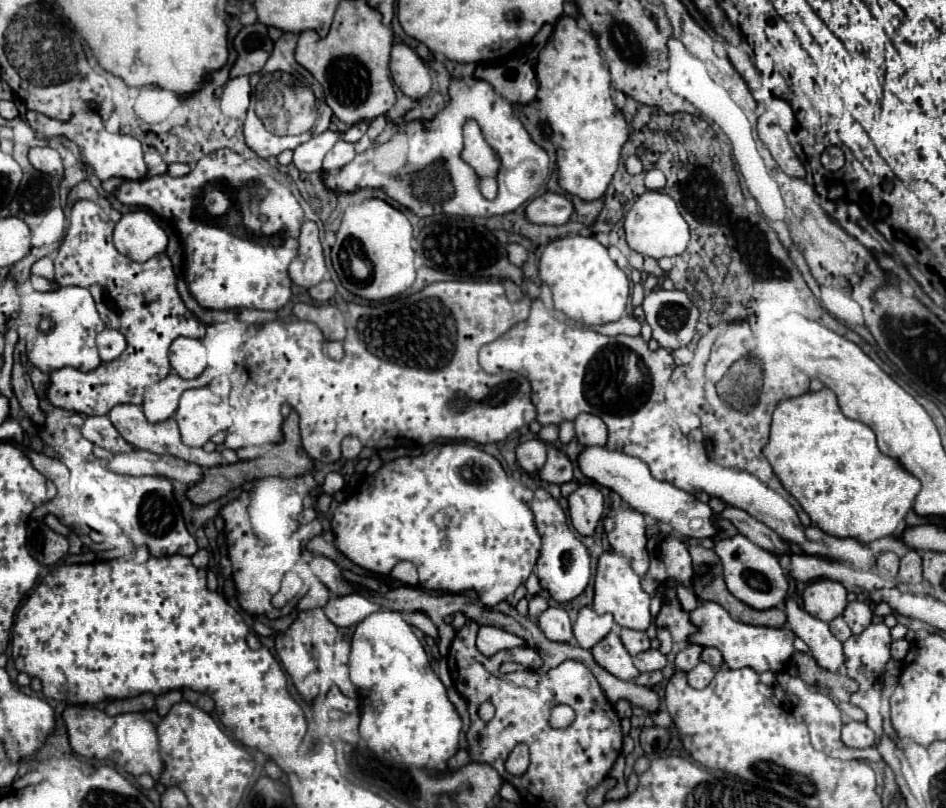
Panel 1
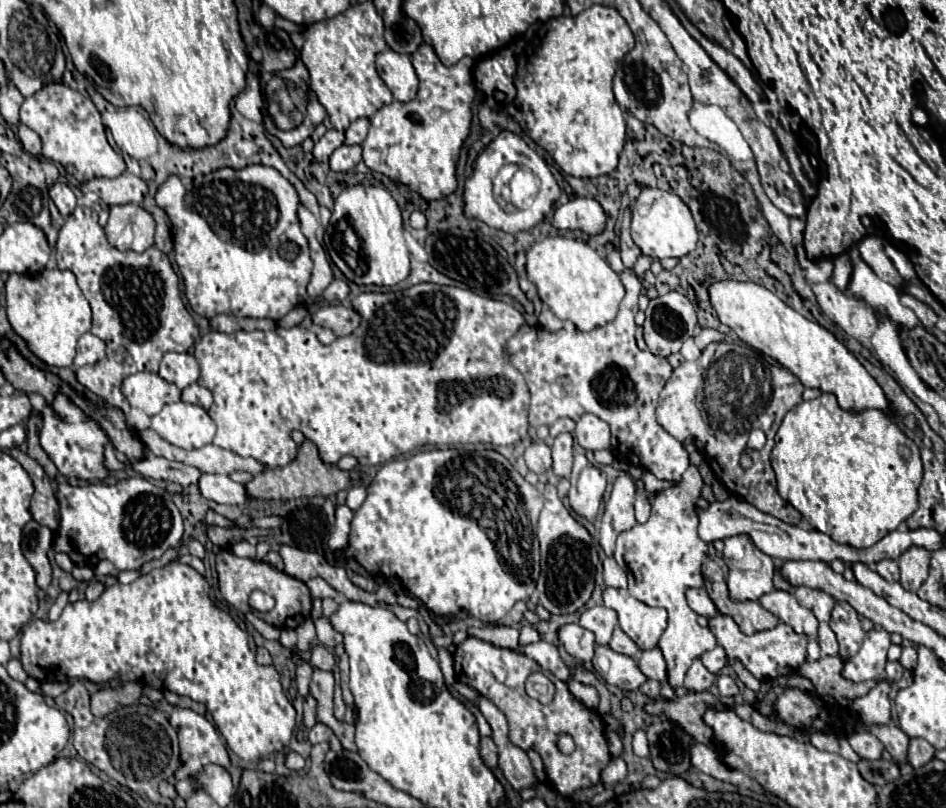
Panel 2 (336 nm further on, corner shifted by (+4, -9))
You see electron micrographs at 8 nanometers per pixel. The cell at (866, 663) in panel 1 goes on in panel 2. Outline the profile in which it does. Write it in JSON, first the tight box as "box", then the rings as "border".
{"box":[842,629,892,683],"border":[[[884,629],[868,631],[860,651],[844,663],[842,677],[850,679],[854,683],[884,677],[886,651],[888,651],[890,645],[892,643],[890,643],[890,633],[888,631],[884,631]]]}

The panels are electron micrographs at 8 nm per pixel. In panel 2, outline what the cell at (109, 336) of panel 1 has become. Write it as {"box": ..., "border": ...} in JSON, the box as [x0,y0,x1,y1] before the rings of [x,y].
{"box":[74,333,106,367],"border":[[[84,333],[78,339],[78,353],[74,359],[74,367],[84,367],[84,365],[92,365],[100,361],[106,355],[104,349],[106,349],[106,343],[100,337],[92,333]]]}

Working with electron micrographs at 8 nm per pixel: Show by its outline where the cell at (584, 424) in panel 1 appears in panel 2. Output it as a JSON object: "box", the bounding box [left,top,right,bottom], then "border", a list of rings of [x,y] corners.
{"box":[574,415,610,451],"border":[[[594,415],[580,417],[580,421],[576,423],[574,437],[576,437],[578,445],[586,451],[610,449],[610,427]]]}

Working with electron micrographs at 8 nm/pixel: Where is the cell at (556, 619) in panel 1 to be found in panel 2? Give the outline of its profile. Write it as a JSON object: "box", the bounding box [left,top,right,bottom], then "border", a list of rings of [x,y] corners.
{"box":[558,623,594,661],"border":[[[576,623],[562,625],[558,629],[558,641],[572,657],[580,661],[590,661],[594,657],[594,635]]]}

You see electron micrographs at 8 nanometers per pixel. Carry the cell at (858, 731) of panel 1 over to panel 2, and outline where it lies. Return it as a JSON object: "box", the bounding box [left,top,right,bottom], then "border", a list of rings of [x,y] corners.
{"box":[848,731,882,761],"border":[[[860,731],[860,733],[854,733],[848,737],[848,743],[850,747],[862,757],[862,759],[868,759],[868,761],[874,761],[874,759],[880,759],[882,755],[882,743],[878,741],[878,737],[874,737],[872,733],[866,733],[866,731]]]}

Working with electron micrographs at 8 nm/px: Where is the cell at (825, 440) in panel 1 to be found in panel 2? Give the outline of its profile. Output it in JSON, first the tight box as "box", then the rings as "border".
{"box":[770,393,922,549],"border":[[[822,393],[812,401],[802,401],[784,415],[770,463],[776,473],[780,497],[798,509],[814,529],[850,547],[864,549],[876,545],[918,509],[922,461],[914,441],[910,441],[886,413],[874,409],[866,413],[844,411],[830,393]]]}

